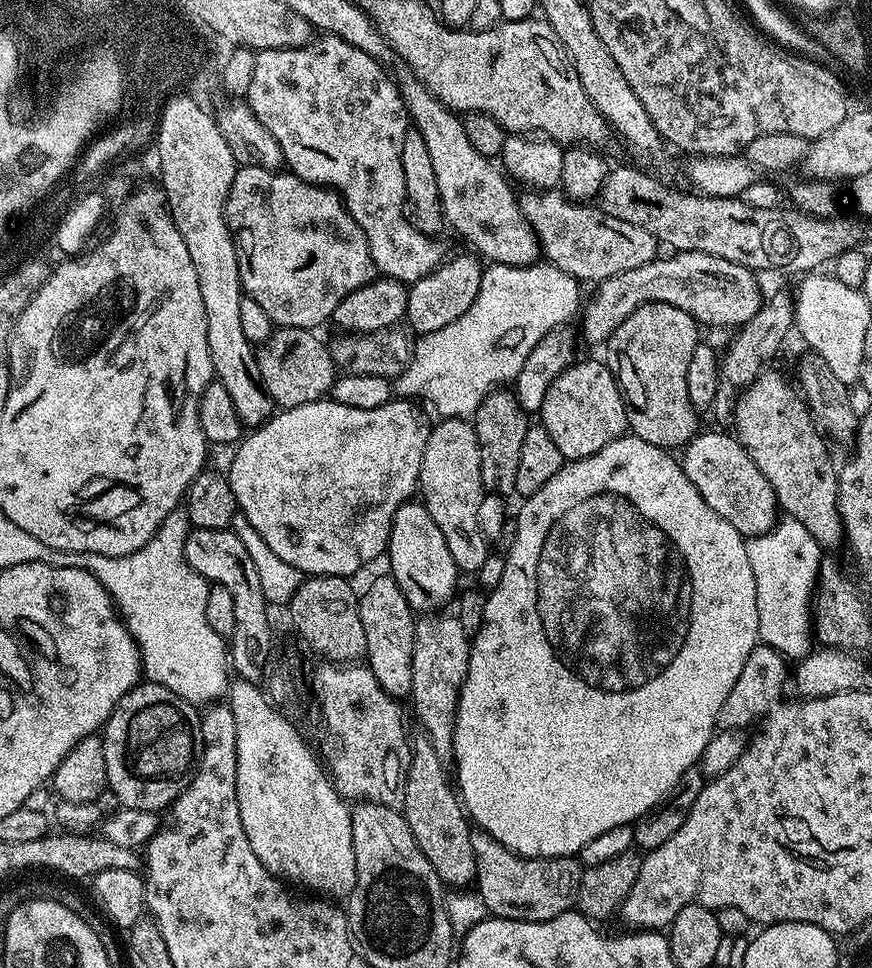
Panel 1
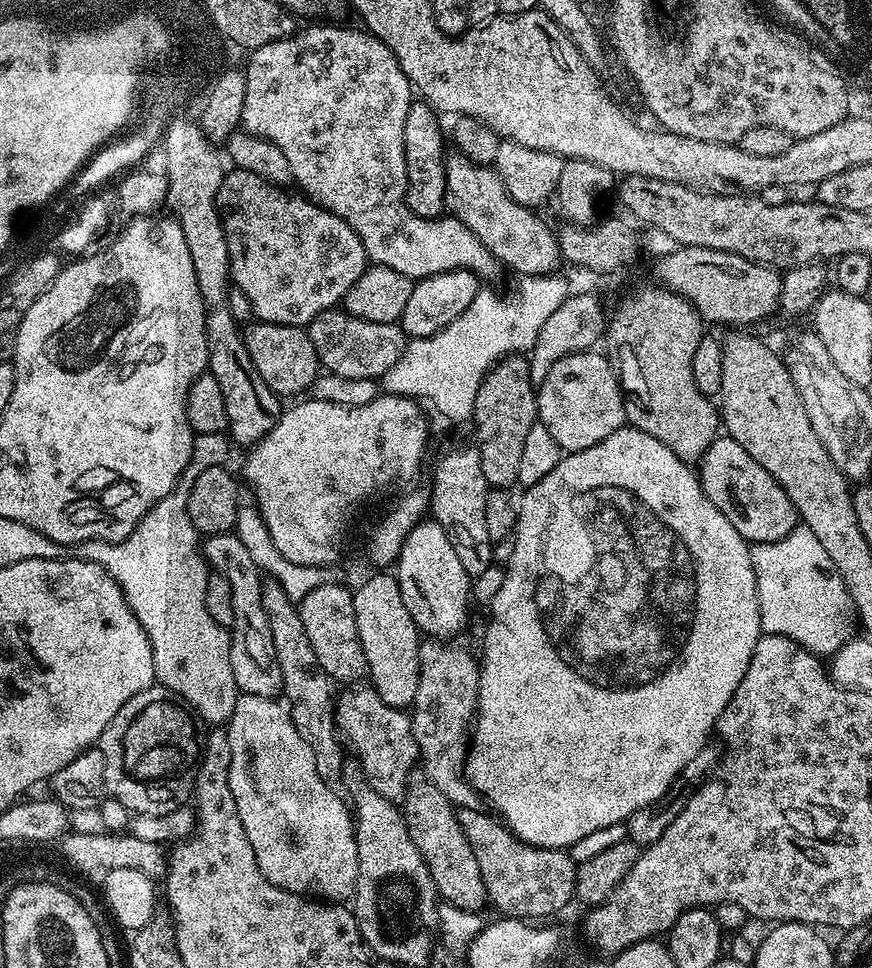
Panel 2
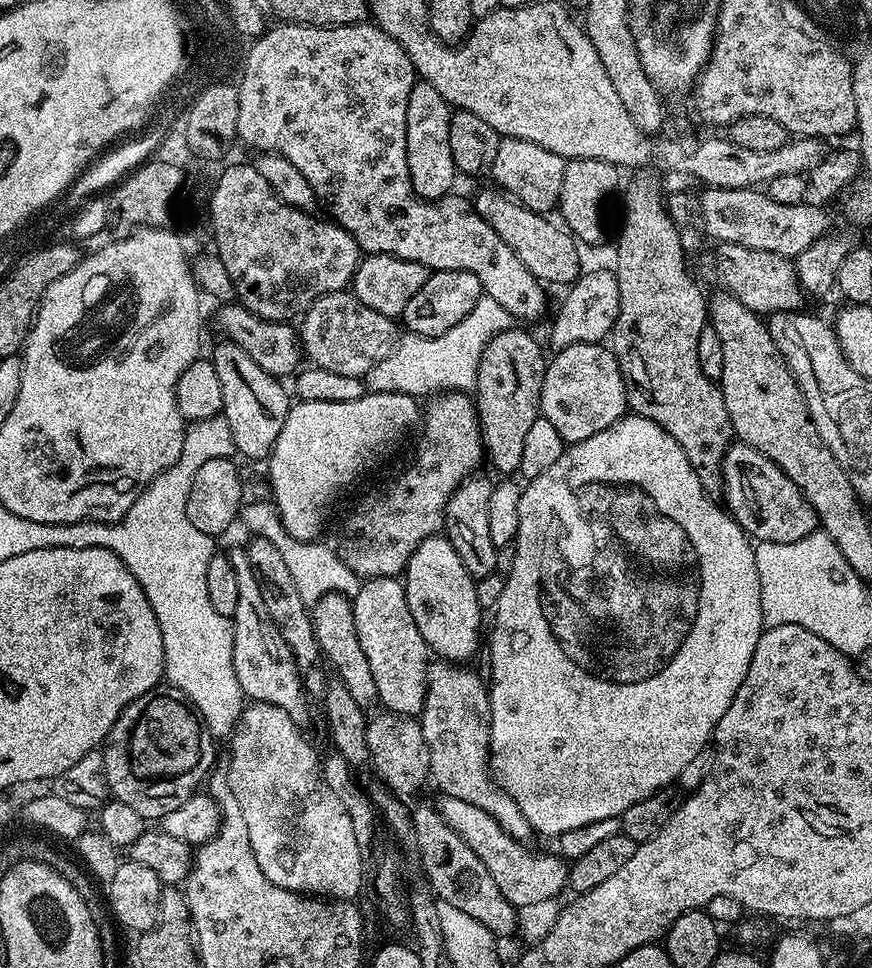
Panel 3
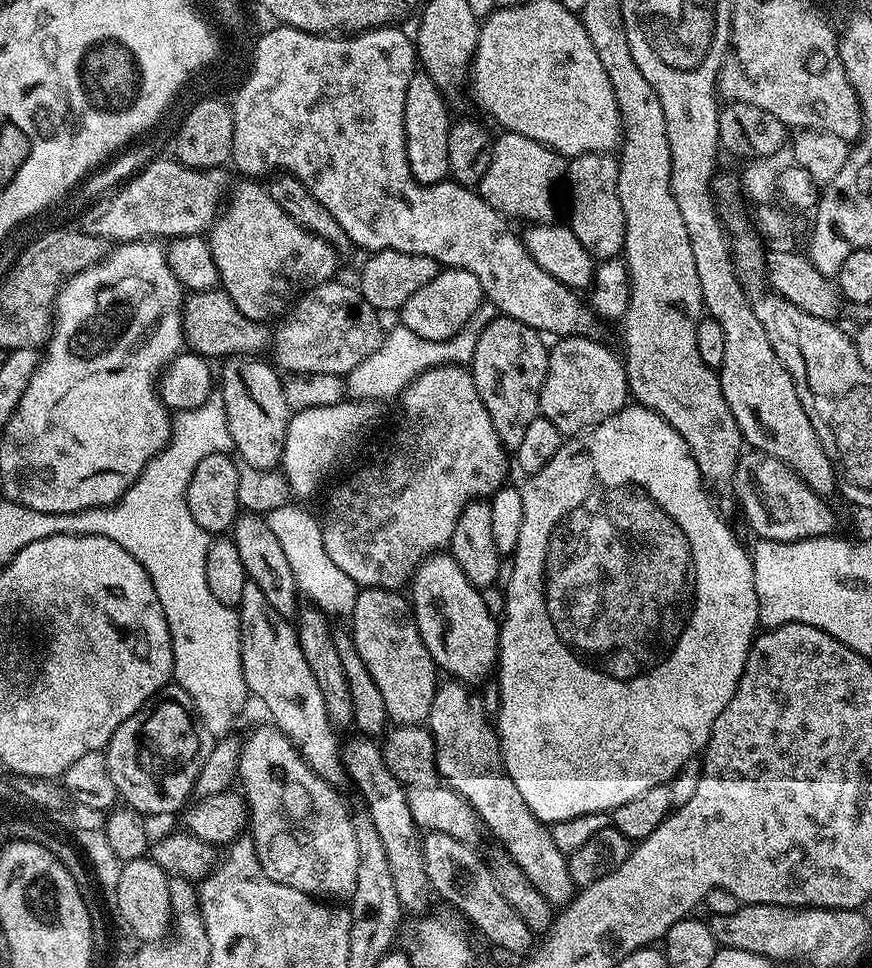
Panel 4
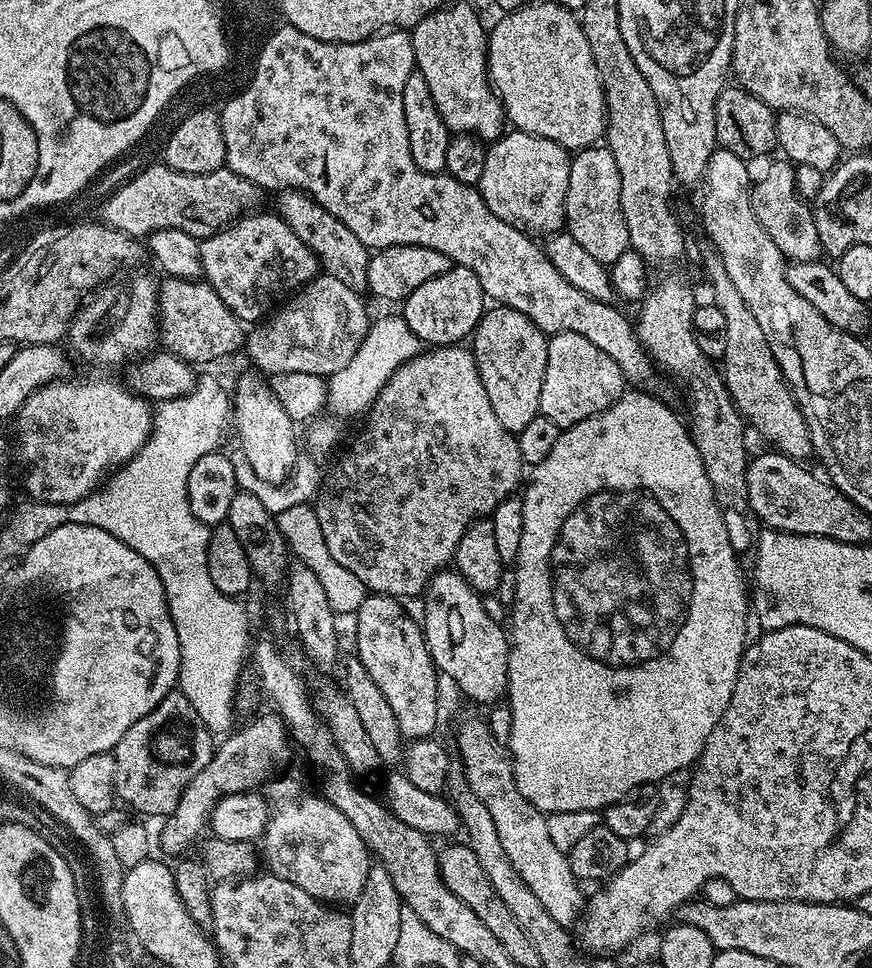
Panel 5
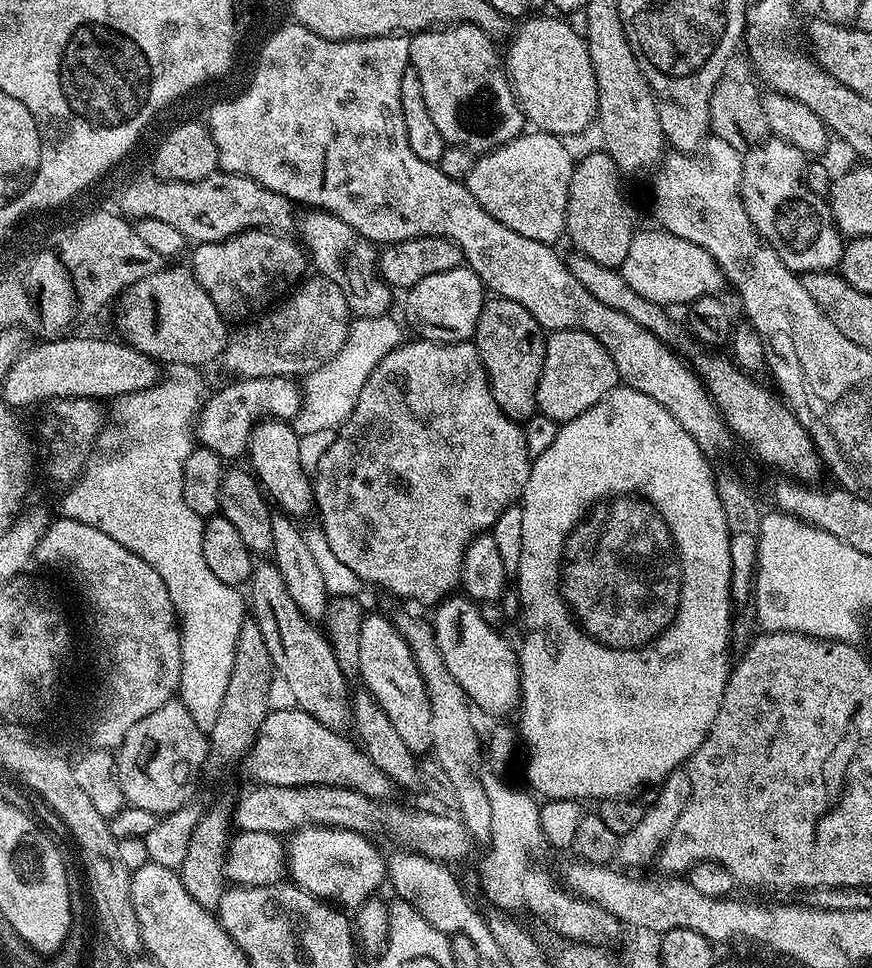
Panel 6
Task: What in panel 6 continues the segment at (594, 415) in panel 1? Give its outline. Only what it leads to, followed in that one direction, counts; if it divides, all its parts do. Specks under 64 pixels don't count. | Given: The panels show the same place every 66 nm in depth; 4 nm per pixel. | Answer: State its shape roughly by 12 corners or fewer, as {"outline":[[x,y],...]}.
{"outline":[[585,332],[544,342],[536,406],[557,422],[586,414],[620,375]]}

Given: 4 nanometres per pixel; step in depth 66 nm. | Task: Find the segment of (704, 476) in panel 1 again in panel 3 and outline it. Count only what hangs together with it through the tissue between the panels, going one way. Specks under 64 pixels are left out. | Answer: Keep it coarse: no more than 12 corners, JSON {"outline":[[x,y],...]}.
{"outline":[[733,442],[726,511],[753,541],[798,542],[816,511],[766,454]]}

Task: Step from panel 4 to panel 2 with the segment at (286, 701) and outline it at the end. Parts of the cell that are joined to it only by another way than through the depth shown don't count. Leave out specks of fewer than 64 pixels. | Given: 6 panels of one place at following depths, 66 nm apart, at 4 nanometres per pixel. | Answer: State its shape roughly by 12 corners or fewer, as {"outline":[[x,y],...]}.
{"outline":[[234,532],[202,544],[234,594],[230,666],[243,694],[283,682],[263,575]]}

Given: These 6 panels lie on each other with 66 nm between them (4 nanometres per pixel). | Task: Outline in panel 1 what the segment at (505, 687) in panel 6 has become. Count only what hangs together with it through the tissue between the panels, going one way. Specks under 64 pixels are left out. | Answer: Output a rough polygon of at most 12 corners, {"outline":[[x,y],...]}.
{"outline":[[423,502],[394,514],[386,561],[413,613],[457,595],[458,569]]}

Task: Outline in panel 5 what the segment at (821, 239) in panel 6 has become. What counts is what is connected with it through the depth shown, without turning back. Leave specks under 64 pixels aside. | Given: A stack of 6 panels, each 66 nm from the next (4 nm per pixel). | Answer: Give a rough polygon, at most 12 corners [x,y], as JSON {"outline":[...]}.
{"outline":[[770,165],[754,214],[785,261],[821,259],[813,205],[795,167]]}

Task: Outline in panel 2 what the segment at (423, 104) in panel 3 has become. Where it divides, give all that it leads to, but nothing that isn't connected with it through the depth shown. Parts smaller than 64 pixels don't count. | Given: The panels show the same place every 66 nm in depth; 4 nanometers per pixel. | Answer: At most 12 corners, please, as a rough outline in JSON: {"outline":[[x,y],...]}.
{"outline":[[427,102],[402,130],[404,200],[427,220],[445,211],[446,132]]}

